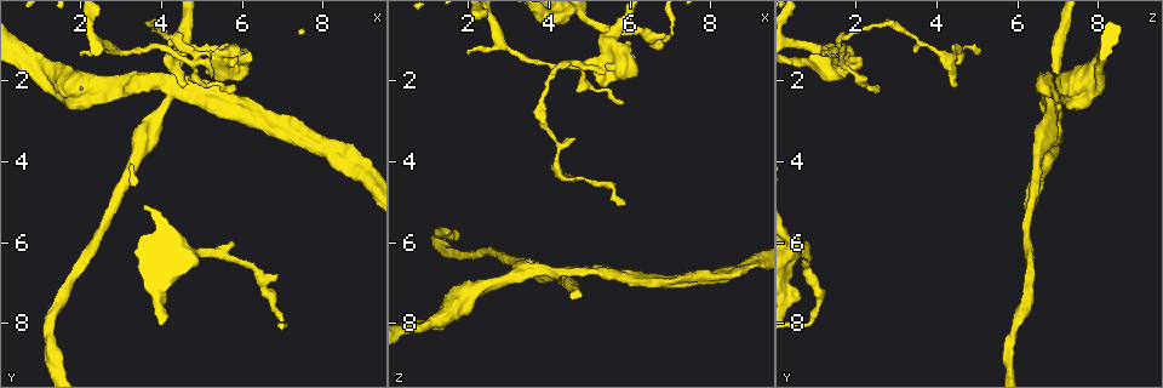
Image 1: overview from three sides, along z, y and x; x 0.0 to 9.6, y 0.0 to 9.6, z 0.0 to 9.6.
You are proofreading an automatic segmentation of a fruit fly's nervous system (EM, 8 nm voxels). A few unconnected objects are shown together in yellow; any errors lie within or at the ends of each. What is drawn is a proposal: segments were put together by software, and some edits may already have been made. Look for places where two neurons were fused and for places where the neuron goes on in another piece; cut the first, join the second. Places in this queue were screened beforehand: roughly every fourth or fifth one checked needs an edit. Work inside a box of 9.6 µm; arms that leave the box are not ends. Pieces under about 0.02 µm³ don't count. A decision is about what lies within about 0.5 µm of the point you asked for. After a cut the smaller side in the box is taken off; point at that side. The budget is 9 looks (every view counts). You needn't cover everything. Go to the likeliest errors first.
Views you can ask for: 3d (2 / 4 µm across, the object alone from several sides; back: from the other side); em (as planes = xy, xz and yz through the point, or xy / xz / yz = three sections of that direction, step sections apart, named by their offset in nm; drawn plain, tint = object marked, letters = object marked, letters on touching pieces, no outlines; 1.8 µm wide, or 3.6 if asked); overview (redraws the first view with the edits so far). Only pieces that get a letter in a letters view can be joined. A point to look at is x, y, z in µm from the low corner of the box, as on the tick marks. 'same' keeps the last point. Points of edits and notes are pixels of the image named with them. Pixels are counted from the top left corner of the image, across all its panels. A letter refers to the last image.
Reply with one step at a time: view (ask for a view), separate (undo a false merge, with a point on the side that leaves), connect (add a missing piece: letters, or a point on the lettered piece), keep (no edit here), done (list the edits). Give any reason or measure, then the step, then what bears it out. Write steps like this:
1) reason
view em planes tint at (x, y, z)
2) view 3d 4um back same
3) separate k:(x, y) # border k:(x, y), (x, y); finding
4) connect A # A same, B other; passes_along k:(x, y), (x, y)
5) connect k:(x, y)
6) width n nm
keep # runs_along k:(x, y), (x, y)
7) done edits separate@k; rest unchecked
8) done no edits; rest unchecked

two arms at a narrow angle
view em xy step 8 letters at (4.15, 2.20, 6.70)

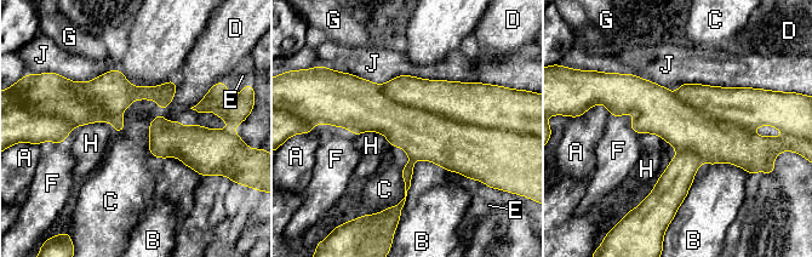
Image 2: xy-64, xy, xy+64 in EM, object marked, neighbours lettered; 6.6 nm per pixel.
width 130 nm; longest_contact J 850 nm
separate 2:(674, 183) # A other, B other, C other, D other, E other, F other, G other, H other, J other; a second neuron is stuck on

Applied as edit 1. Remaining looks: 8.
view overview

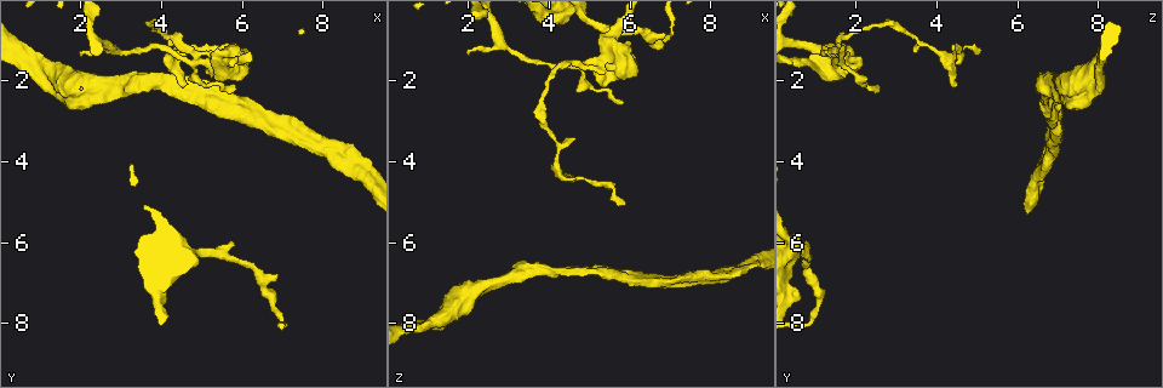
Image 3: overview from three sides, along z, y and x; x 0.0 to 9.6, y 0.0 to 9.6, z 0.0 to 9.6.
thin arm on a thick one
view em xz step 4 plain at (4.80, 1.45, 1.55)

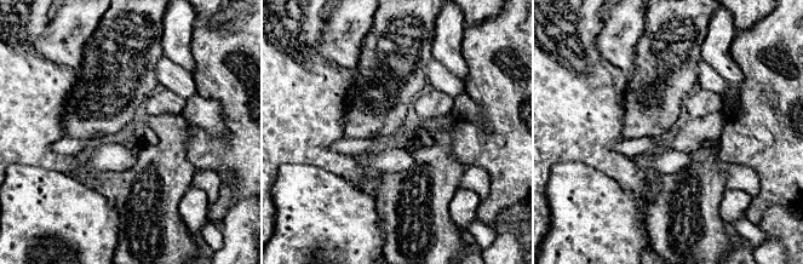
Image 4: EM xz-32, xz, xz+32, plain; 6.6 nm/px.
see the neighbours
view em xz step 4 letters same

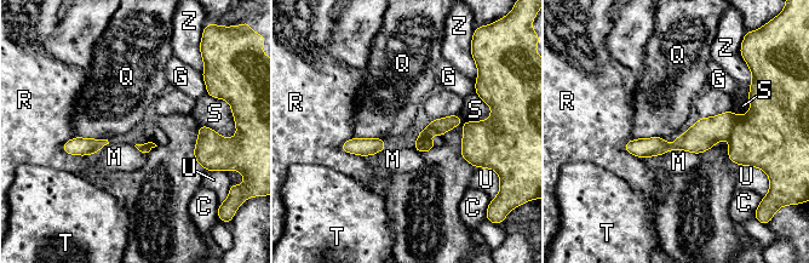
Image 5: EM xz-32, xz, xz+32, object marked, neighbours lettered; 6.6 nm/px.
width 80 nm
separate 5:(769, 136) # C other, G other, M other, Q other, R other, S other, T other, U other, Z other; border 5:(738, 118), (729, 137); a second neuron is stuck on

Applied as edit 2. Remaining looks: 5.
see it whole again
view overview

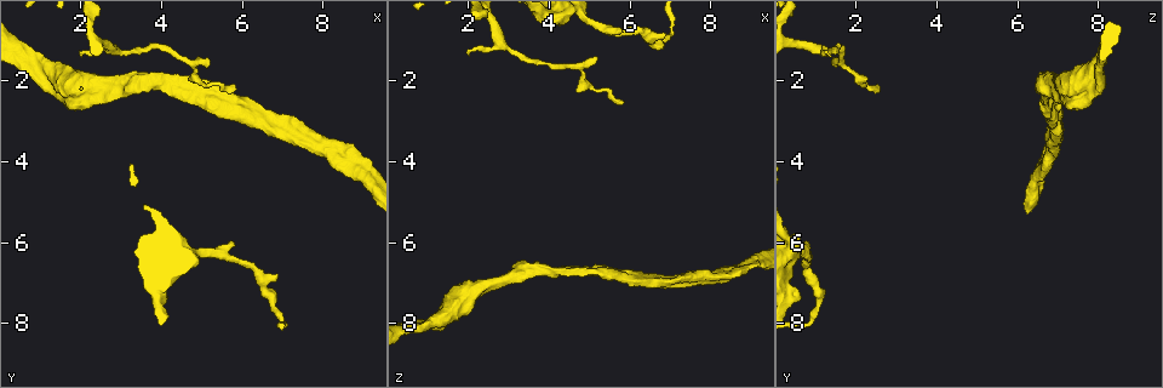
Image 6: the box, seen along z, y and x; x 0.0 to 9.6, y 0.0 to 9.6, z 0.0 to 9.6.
narrows sharply
view 3d 4um back at (5.95, 6.50, 0.80)

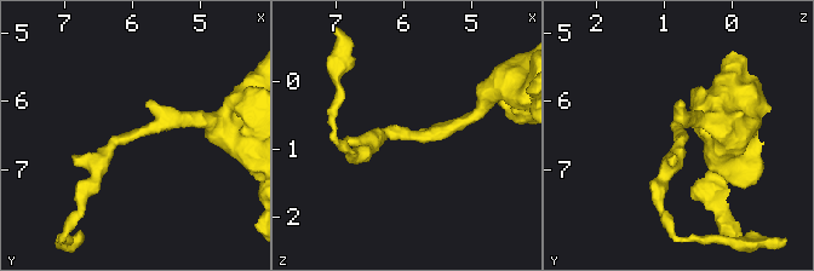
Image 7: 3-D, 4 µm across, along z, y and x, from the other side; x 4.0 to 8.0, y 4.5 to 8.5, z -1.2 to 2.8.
arm_widths 200, 240 nm; now the EM
view em planes letters at (5.90, 6.45, 0.75)

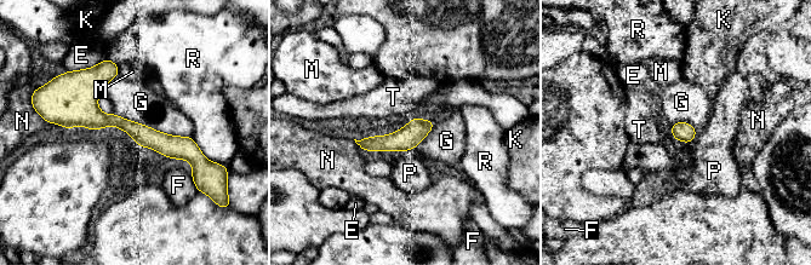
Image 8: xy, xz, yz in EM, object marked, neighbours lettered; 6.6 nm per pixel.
keep # E other, F other, G other, K other, M other, N other, P other, R other, T other; border 8:(113, 113), (165, 133), (190, 137); continuous, no second neuron

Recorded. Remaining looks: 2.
free end
view em xz step 8 letters at (8.80, 3.70, 6.75)

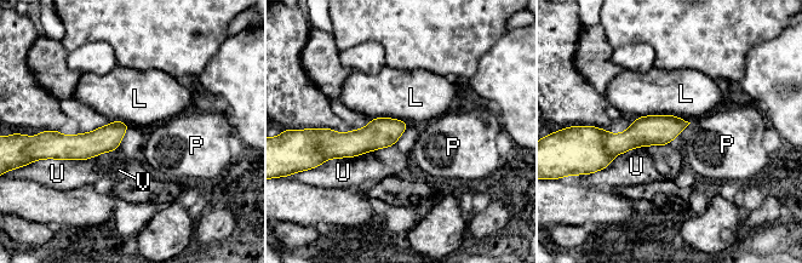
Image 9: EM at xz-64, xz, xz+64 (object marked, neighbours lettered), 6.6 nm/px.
view em planes letters same

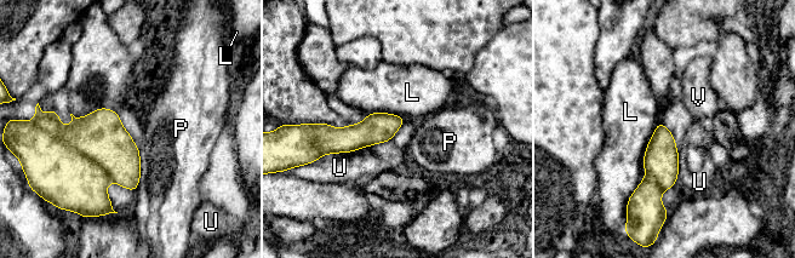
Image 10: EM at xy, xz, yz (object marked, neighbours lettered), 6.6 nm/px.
width 200 nm
keep # L other, P other, U other, V other; border 10:(390, 139), (325, 153), (319, 159); none of them fits

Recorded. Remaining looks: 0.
done edits separate@2, separate@5; rest unchecked

